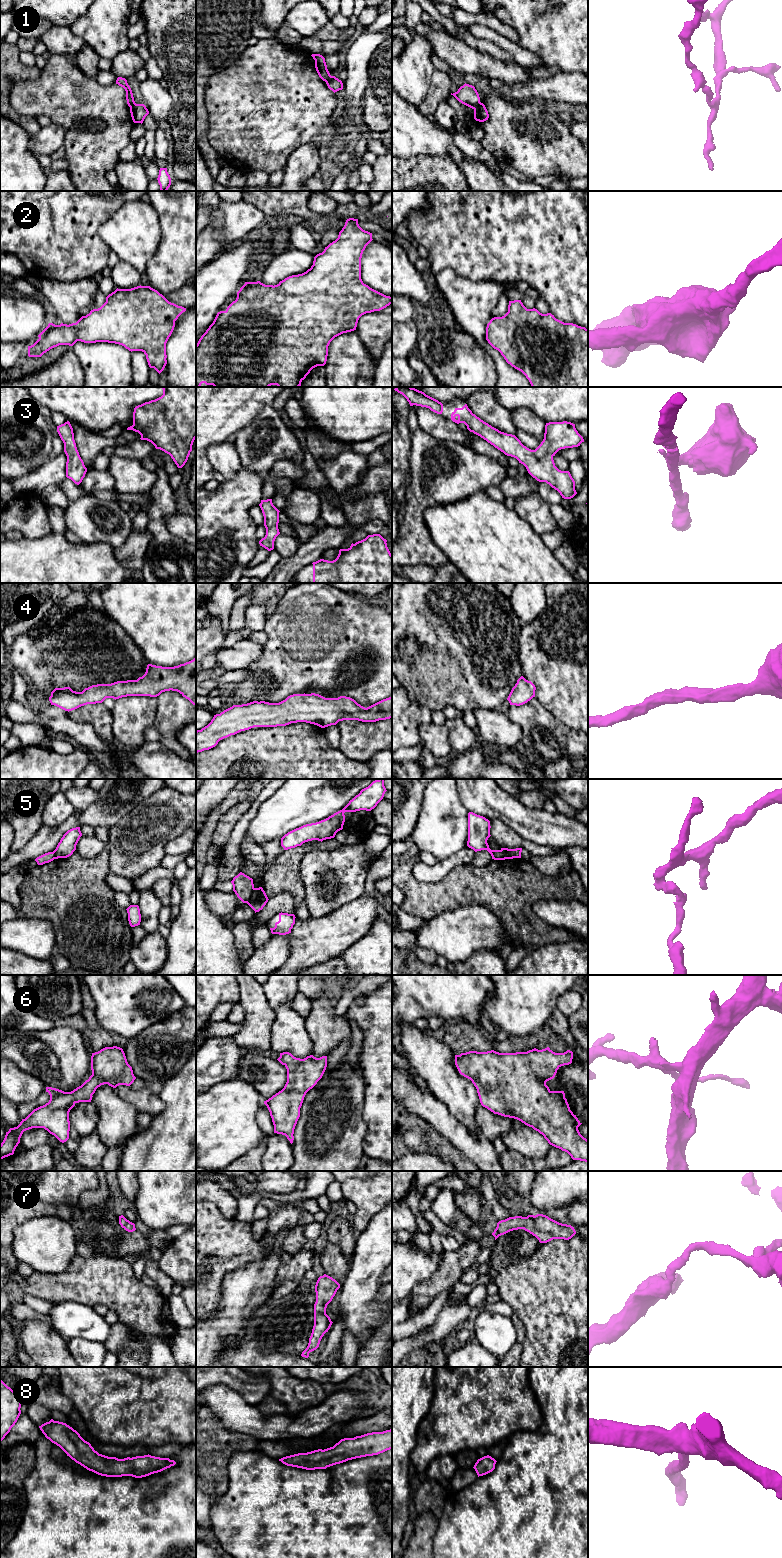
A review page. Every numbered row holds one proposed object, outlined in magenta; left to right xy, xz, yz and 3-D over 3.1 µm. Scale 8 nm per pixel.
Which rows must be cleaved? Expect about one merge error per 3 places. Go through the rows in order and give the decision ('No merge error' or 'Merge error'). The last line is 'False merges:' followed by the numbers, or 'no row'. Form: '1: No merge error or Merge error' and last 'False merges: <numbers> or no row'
1: Merge error
2: No merge error
3: No merge error
4: No merge error
5: Merge error
6: No merge error
7: No merge error
8: No merge error
False merges: 1, 5

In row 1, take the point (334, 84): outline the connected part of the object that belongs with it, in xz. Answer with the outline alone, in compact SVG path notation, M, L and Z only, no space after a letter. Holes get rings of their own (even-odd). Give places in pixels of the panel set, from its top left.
M331 76L330 80L326 83L328 88L334 93L343 89L343 83L335 76Z

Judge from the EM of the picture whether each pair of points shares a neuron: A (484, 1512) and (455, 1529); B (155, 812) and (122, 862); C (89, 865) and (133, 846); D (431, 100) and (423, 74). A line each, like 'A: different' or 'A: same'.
A: same
B: same
C: different
D: different

